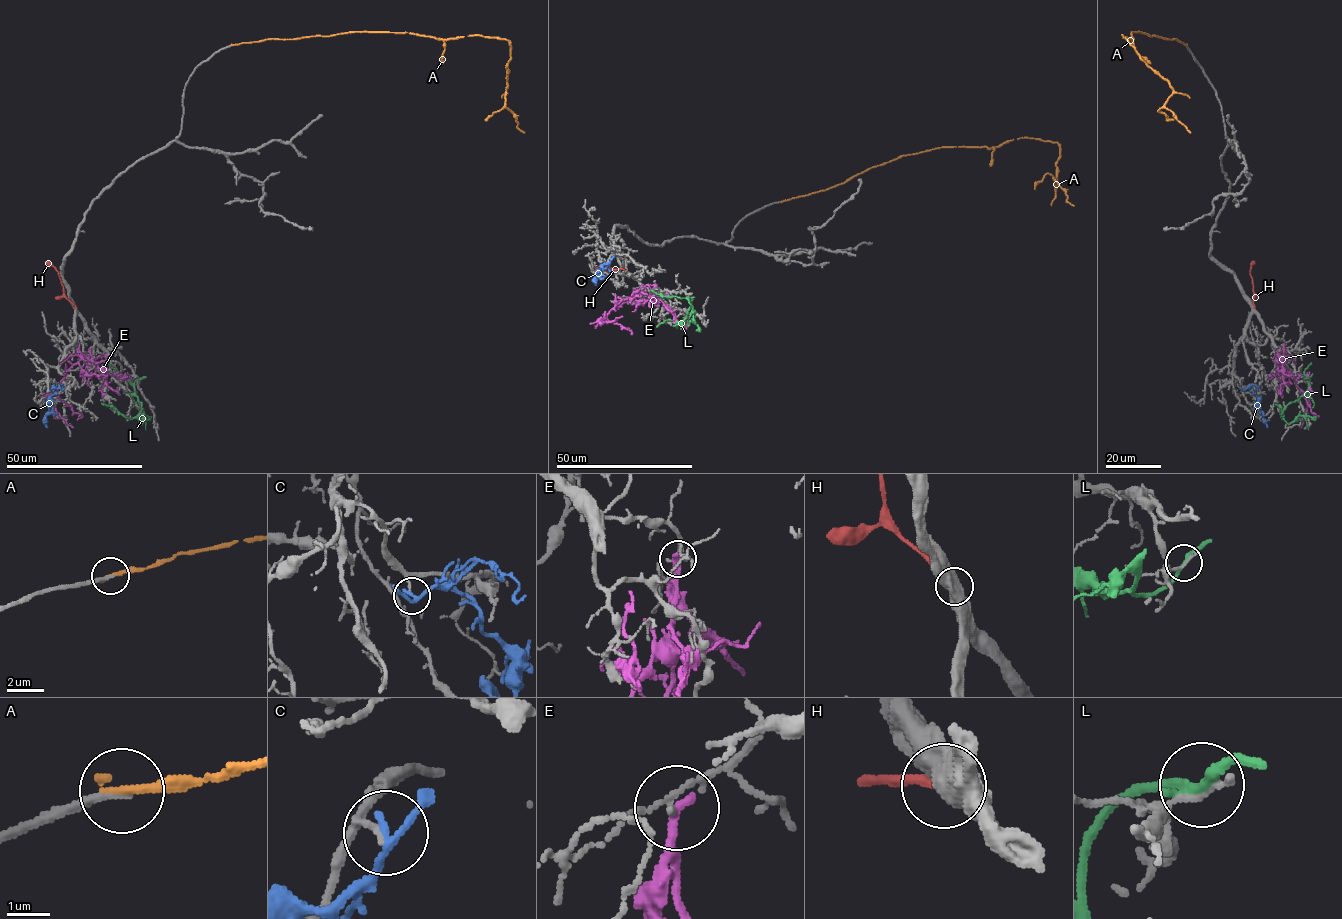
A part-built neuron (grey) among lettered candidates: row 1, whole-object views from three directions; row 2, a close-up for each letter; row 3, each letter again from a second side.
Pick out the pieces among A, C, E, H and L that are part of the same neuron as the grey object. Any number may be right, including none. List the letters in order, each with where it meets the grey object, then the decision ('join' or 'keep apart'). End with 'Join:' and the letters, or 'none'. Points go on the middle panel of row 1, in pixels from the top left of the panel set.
A: contact (782, 201); join
C: contact (611, 259); keep apart
E: contact (628, 300); keep apart
H: contact (623, 269); keep apart
L: contact (691, 320); keep apart
Join: A

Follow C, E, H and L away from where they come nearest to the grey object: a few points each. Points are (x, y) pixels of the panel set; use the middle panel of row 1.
C: (611, 259), (600, 266), (603, 269), (594, 278), (596, 283)
E: (629, 300), (622, 300), (600, 321), (612, 322), (622, 316)
H: (623, 269), (614, 269), (608, 265), (595, 269)
L: (691, 320), (684, 324), (690, 300), (686, 298), (698, 328), (696, 331)

